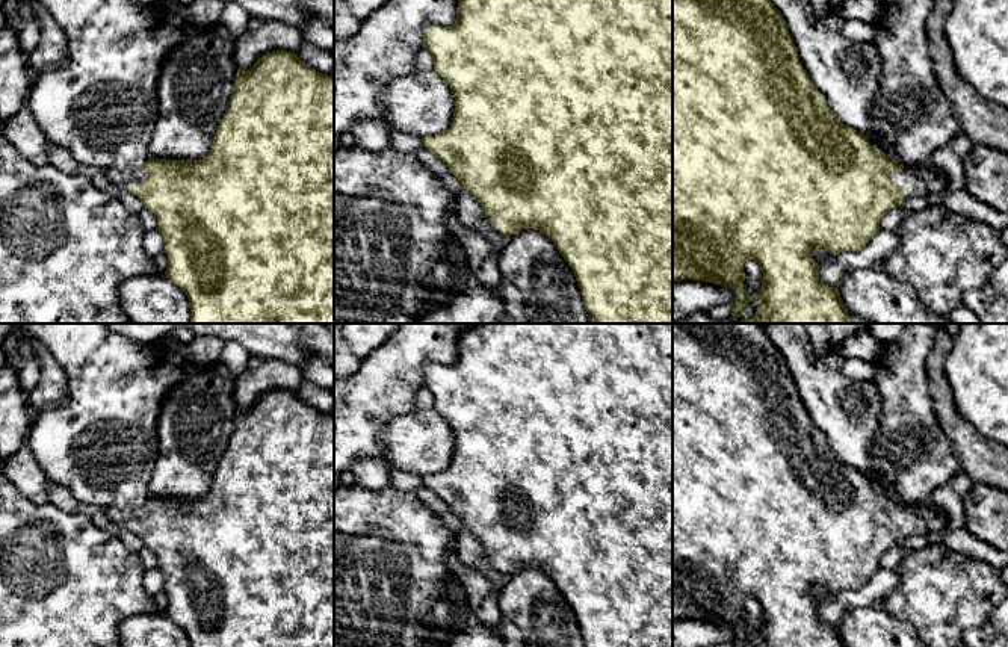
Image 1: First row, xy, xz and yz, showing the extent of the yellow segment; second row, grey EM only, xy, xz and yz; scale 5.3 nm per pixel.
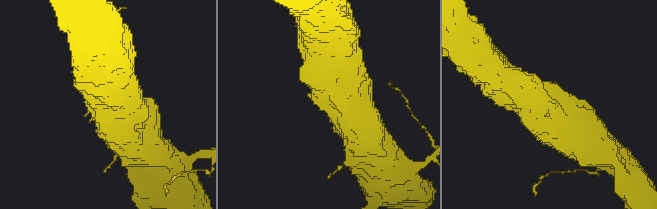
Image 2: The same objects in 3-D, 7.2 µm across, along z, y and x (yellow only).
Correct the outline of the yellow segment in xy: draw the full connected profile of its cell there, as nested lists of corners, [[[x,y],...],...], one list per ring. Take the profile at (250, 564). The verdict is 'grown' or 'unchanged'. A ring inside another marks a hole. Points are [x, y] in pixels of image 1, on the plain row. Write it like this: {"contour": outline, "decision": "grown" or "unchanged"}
{"contour": [[[271,390],[248,410],[237,408],[234,431],[203,497],[150,496],[139,508],[106,508],[106,515],[119,529],[138,534],[157,556],[157,568],[165,574],[163,591],[168,594],[165,614],[184,630],[190,647],[334,647],[334,416],[316,410],[296,392]]], "decision": "grown"}

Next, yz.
{"contour": [[[673,324],[673,620],[704,620],[733,627],[731,647],[745,647],[756,636],[759,647],[846,647],[837,626],[819,620],[819,603],[812,597],[813,587],[836,594],[860,590],[875,571],[880,559],[902,540],[926,532],[929,522],[916,508],[904,506],[875,488],[867,475],[842,463],[830,449],[825,435],[804,408],[781,351],[759,324]],[[753,597],[763,611],[754,633],[744,629],[744,600]]], "decision": "grown"}

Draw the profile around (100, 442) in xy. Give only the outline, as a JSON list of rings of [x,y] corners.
[[[17,324],[39,340],[54,357],[68,378],[65,399],[54,408],[36,414],[26,443],[45,476],[66,487],[80,503],[113,509],[142,506],[150,497],[153,466],[159,457],[157,414],[168,392],[189,375],[206,369],[174,352],[166,337],[141,343],[109,330],[104,324]]]

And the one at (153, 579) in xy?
[[[148,568],[144,574],[142,582],[147,593],[156,596],[165,588],[165,574],[159,568]]]

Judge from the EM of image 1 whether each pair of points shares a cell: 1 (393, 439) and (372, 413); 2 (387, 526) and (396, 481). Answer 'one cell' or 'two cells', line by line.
1: two cells
2: two cells

